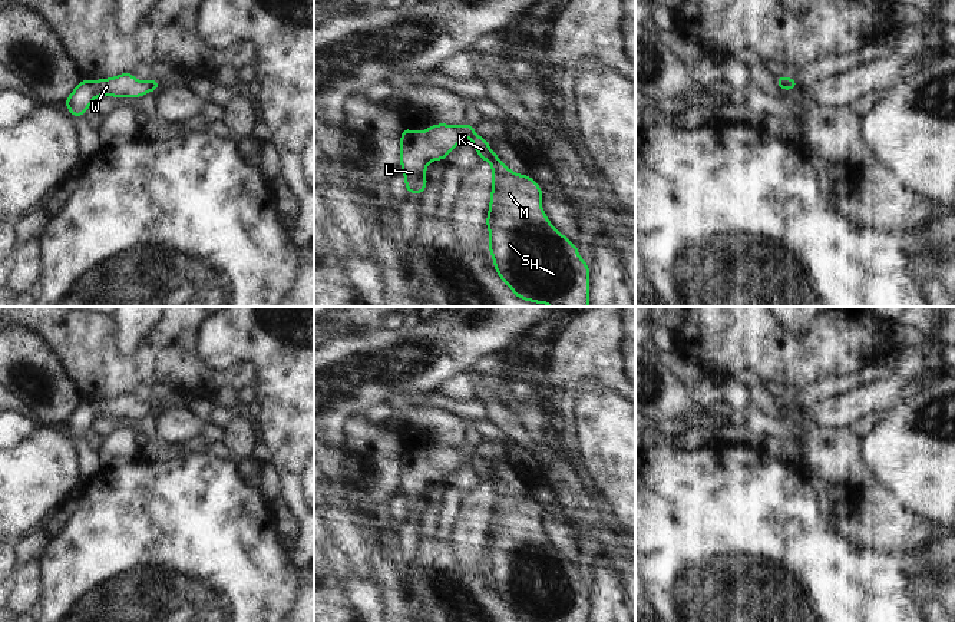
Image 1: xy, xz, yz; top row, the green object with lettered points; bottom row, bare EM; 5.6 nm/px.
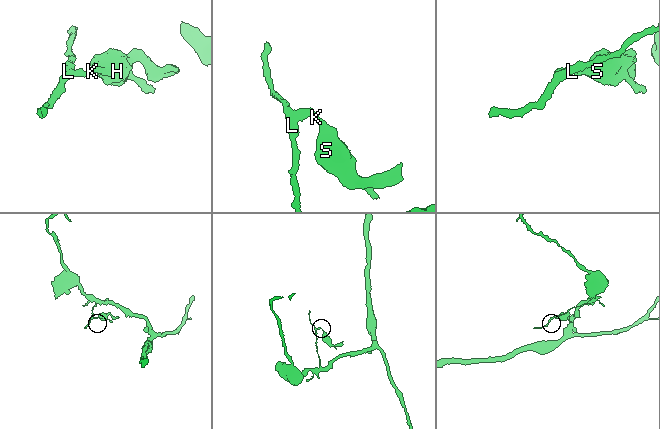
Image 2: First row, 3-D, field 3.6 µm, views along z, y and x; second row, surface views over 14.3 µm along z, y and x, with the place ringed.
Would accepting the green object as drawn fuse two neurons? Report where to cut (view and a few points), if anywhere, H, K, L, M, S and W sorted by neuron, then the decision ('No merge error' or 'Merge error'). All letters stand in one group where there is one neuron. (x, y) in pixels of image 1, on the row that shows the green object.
Split along xz (473, 134), (469, 138). Groups: H K M S / L W. Merge error.

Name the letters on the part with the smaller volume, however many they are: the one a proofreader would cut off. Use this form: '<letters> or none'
H, K, M, S

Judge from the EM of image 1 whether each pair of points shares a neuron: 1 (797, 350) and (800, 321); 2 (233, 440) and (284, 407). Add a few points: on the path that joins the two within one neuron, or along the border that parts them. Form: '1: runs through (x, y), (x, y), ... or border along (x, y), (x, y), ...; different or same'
1: border along (777, 321), (790, 333), (803, 333), (812, 323); different
2: border along (253, 424), (260, 442); different

